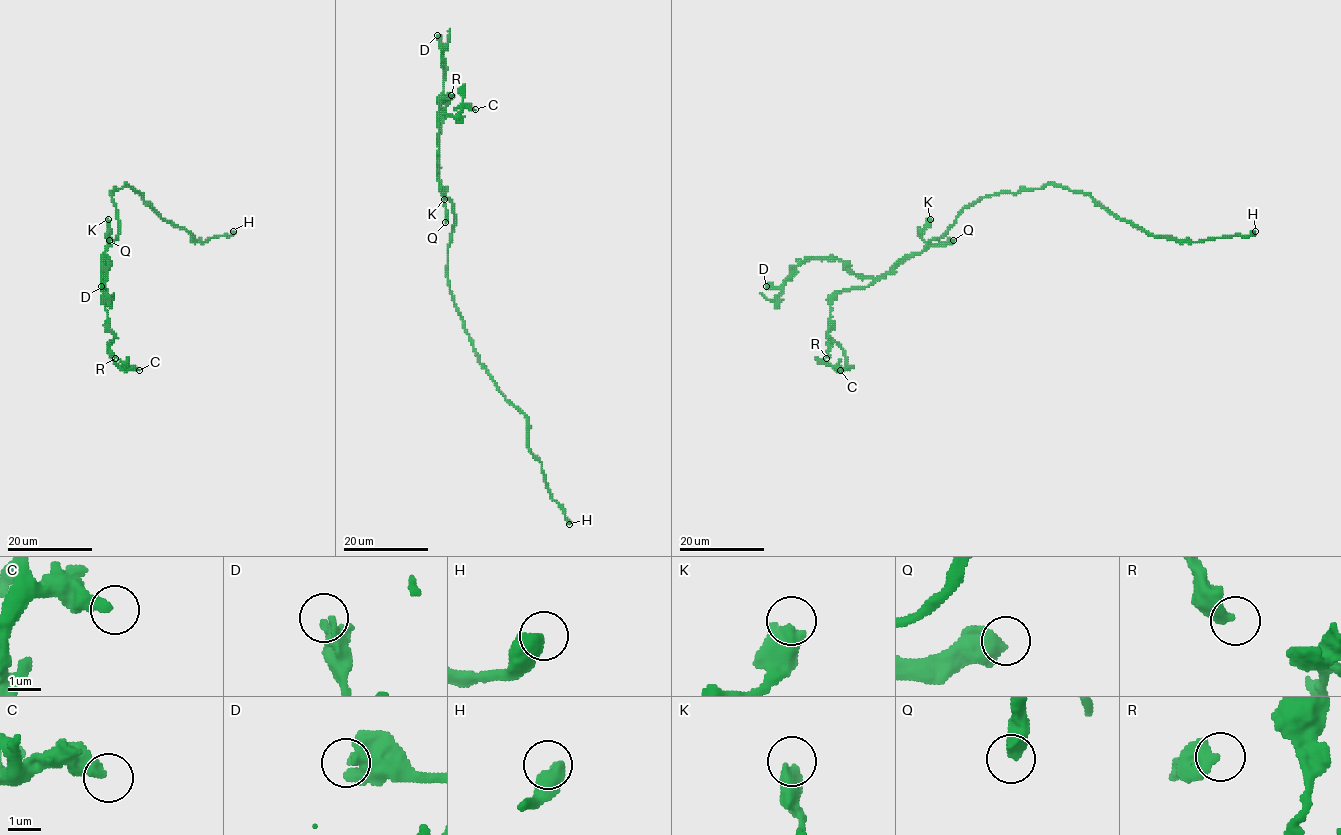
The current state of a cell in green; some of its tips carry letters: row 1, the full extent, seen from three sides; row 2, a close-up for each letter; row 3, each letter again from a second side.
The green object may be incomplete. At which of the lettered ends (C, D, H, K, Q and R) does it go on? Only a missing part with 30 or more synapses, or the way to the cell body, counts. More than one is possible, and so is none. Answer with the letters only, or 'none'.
none

